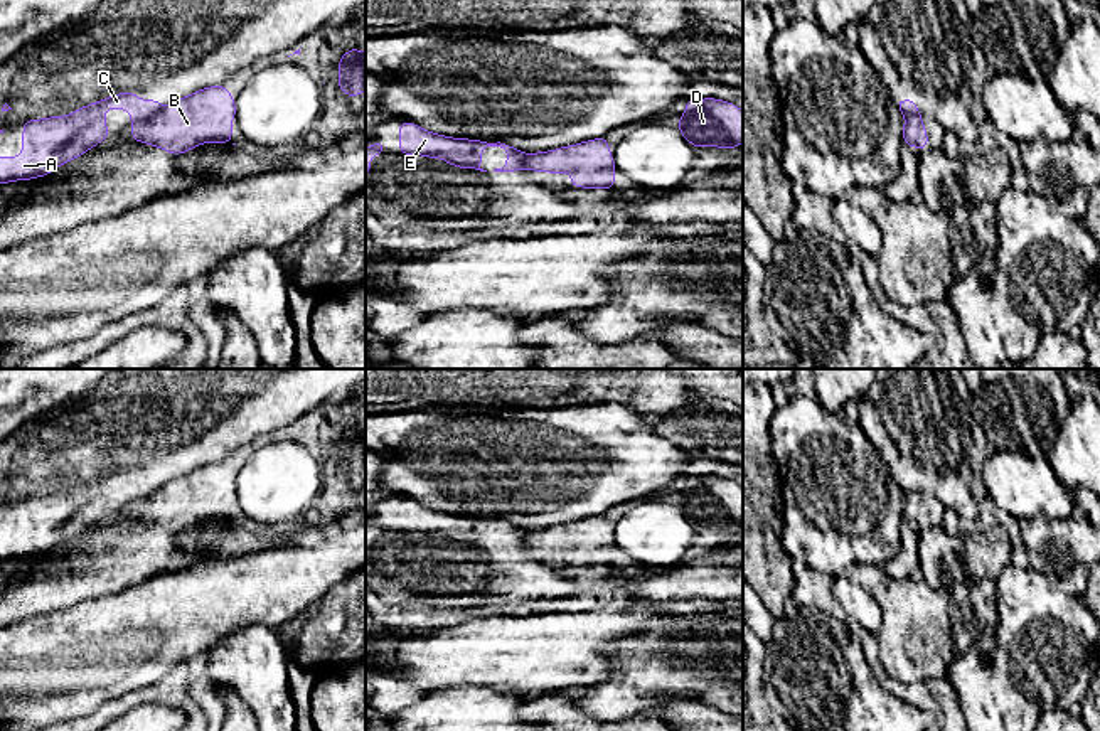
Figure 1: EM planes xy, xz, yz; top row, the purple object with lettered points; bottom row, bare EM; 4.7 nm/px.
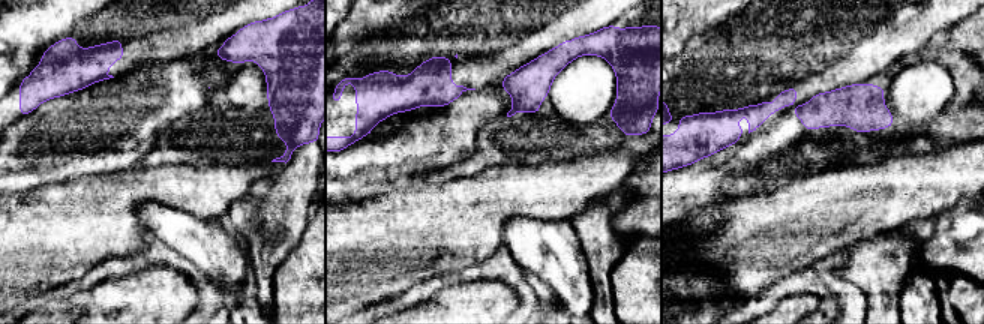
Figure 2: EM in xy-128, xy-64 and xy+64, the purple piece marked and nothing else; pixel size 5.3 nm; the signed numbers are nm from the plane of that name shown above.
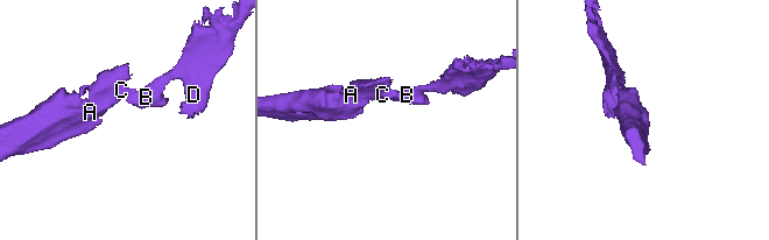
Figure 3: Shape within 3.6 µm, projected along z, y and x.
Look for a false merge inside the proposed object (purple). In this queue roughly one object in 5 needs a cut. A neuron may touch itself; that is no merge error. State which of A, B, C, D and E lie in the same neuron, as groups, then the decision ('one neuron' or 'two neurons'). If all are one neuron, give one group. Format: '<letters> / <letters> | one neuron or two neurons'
A C E / B D | two neurons

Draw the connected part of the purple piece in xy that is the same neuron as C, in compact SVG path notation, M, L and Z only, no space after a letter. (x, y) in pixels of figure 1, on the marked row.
M128 91L83 106L66 116L25 120L22 155L0 157L0 184L49 175L62 163L108 140L104 109L128 109L131 125L136 125L160 108L158 99L138 99L135 91Z

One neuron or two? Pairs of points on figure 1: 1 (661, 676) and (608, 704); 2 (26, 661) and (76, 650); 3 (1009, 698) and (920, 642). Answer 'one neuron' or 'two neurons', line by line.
1: one neuron
2: one neuron
3: two neurons

